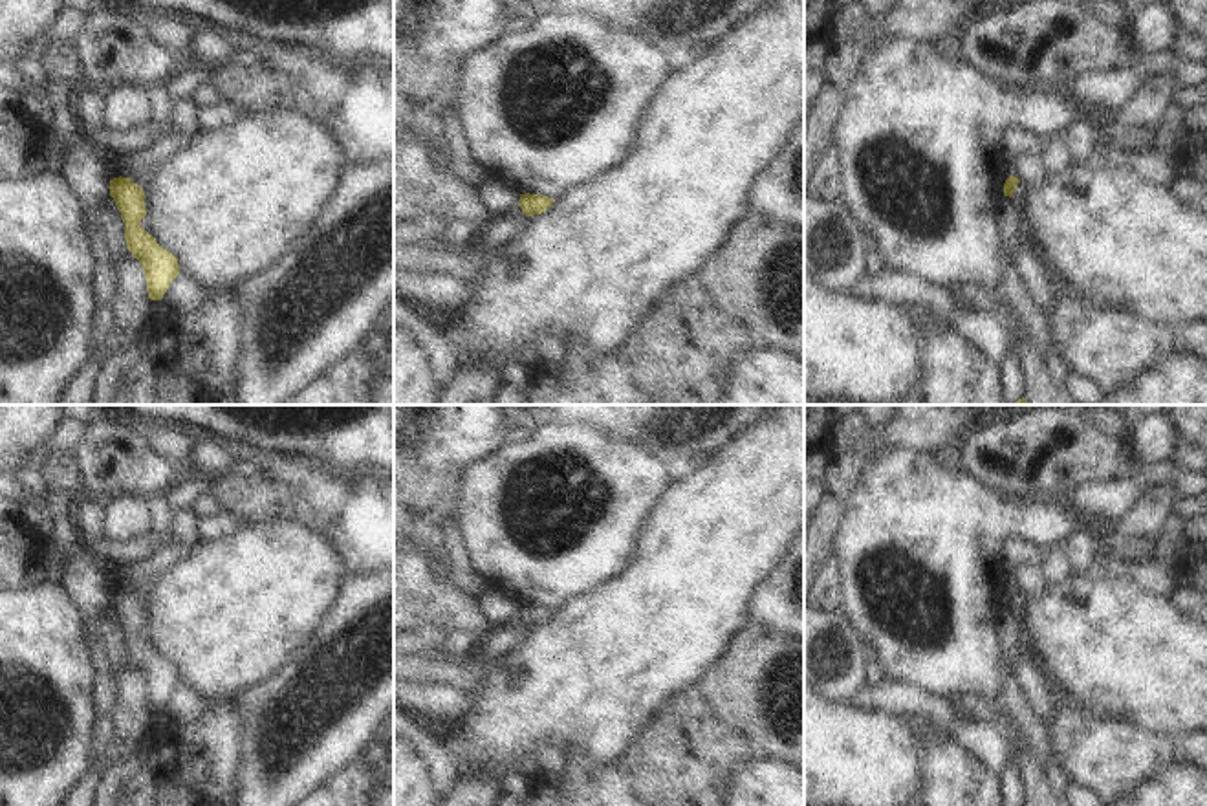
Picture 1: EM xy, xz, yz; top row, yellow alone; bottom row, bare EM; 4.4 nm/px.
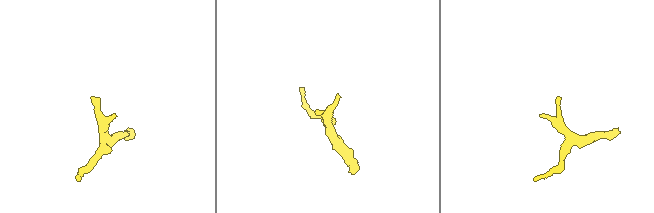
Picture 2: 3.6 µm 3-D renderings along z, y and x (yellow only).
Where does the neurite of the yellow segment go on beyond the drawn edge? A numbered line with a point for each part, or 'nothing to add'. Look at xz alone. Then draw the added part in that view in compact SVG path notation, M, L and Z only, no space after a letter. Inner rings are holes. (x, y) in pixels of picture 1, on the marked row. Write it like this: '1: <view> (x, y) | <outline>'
nothing to add

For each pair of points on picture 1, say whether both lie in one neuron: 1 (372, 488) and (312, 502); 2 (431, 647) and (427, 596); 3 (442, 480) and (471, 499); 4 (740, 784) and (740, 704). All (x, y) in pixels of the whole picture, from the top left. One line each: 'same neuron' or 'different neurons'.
1: same neuron
2: different neurons
3: different neurons
4: different neurons

